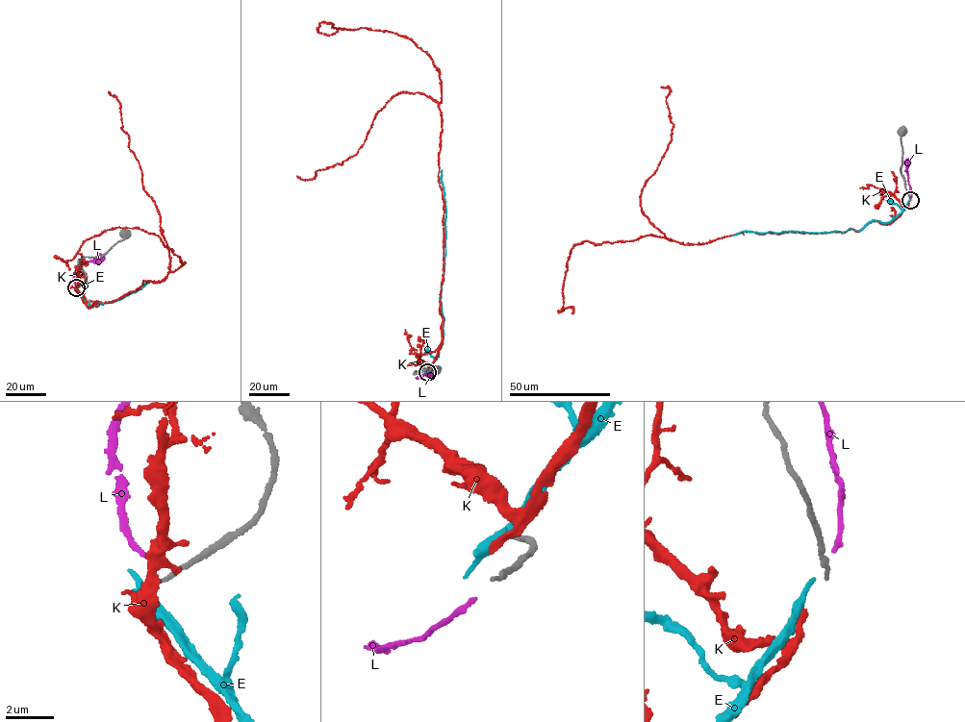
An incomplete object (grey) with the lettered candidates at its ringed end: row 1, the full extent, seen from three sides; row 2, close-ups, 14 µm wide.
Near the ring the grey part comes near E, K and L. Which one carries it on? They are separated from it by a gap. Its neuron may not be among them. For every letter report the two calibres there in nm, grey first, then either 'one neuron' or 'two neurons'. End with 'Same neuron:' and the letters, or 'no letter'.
E: 150/320 nm | two neurons
K: 150/240 nm | two neurons
L: 150/200 nm | two neurons
Same neuron: no letter

